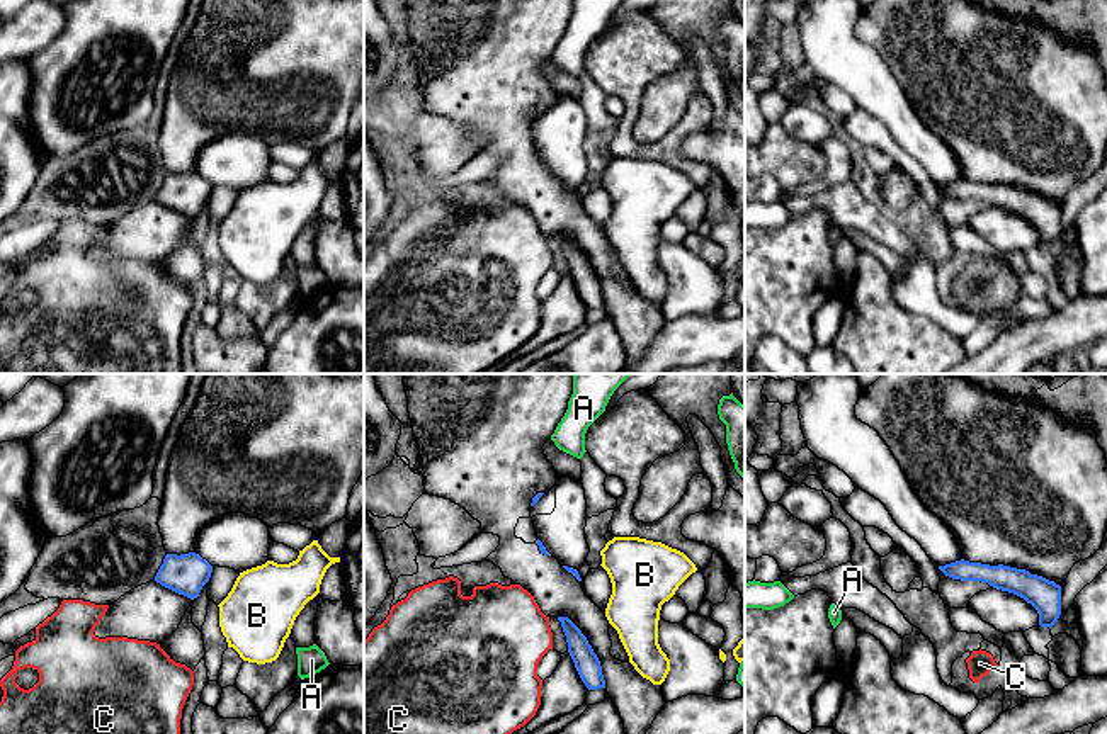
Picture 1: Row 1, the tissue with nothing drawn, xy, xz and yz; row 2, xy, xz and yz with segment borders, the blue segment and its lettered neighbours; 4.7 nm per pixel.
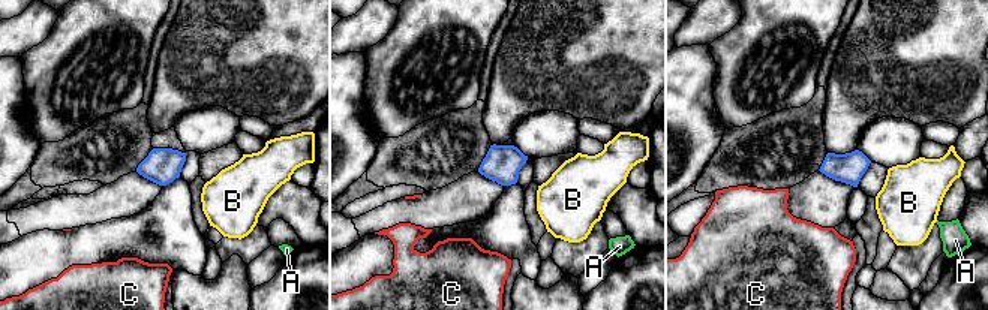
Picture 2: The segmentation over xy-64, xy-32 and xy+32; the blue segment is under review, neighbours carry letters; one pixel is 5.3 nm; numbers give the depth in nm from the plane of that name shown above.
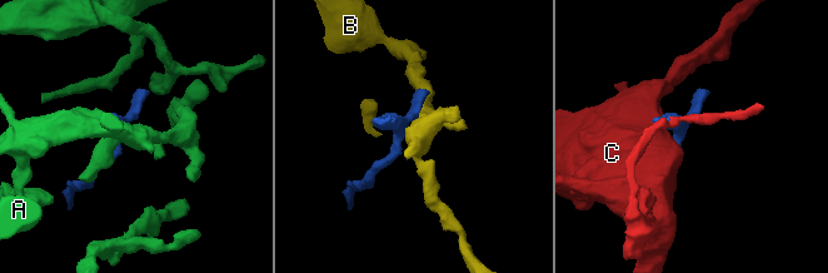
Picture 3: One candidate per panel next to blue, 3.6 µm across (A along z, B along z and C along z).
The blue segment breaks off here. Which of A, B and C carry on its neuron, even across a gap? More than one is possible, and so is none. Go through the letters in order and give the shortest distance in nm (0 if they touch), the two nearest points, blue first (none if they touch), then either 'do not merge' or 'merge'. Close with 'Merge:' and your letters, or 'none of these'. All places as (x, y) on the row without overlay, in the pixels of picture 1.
A: 220 nm apart; from blue across xz (543, 112), (563, 70); do not merge
B: 110 nm apart; from blue across xy (198, 214), (218, 225); do not merge
C: 50 nm apart; from blue across xz (558, 237), (548, 237); do not merge
Merge: none of these

